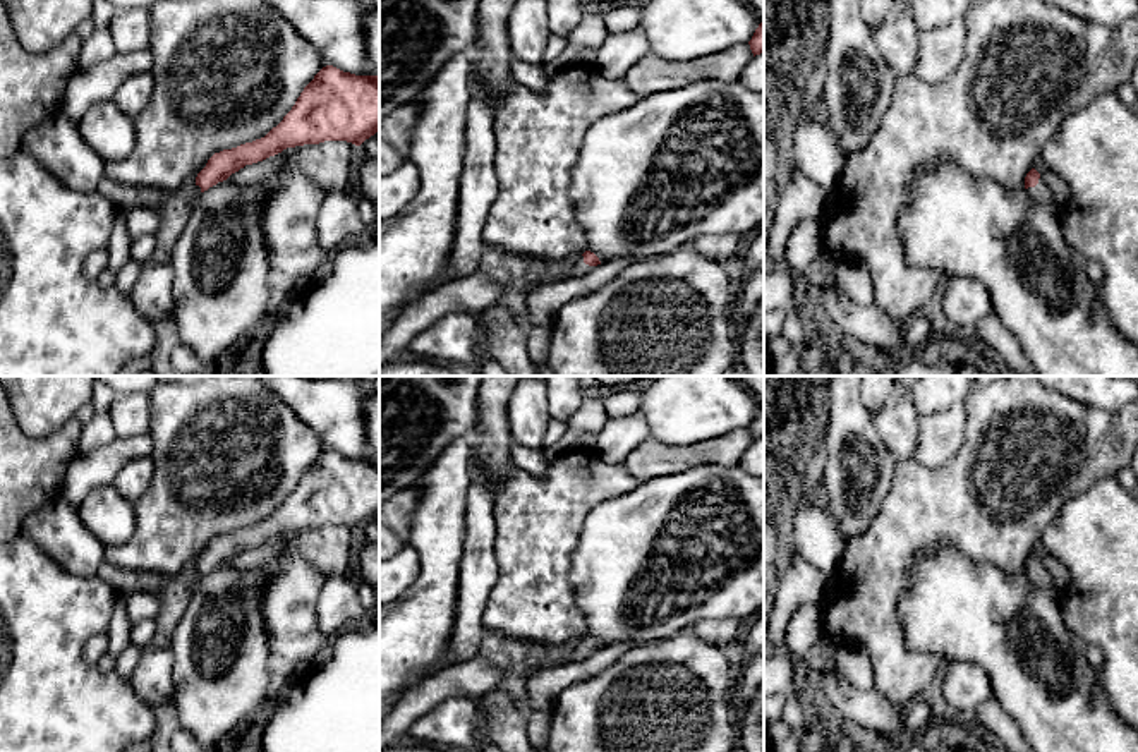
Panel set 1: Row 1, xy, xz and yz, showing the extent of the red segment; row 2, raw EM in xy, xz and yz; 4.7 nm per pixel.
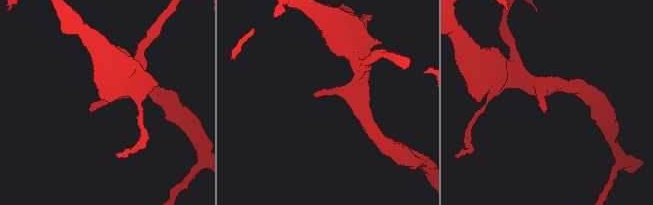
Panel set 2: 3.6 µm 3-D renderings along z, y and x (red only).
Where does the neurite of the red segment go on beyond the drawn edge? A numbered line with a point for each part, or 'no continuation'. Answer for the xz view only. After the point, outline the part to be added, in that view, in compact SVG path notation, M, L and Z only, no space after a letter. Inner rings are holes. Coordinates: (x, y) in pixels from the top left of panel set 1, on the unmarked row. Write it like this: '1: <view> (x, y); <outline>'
1: xz (579, 653); M584 640L566 656L563 663L573 663L573 661L584 661L589 658L594 651L589 651L584 647Z

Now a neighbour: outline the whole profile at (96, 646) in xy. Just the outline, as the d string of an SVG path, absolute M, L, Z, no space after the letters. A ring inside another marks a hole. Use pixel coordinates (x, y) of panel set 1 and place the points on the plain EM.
M96 634L91 637L84 647L84 659L89 664L96 664L98 659L106 652L108 647L108 637L106 634Z

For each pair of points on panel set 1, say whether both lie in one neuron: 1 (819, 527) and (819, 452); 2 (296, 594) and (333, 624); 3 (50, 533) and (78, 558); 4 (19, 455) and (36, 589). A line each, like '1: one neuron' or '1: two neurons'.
1: one neuron
2: two neurons
3: one neuron
4: two neurons

